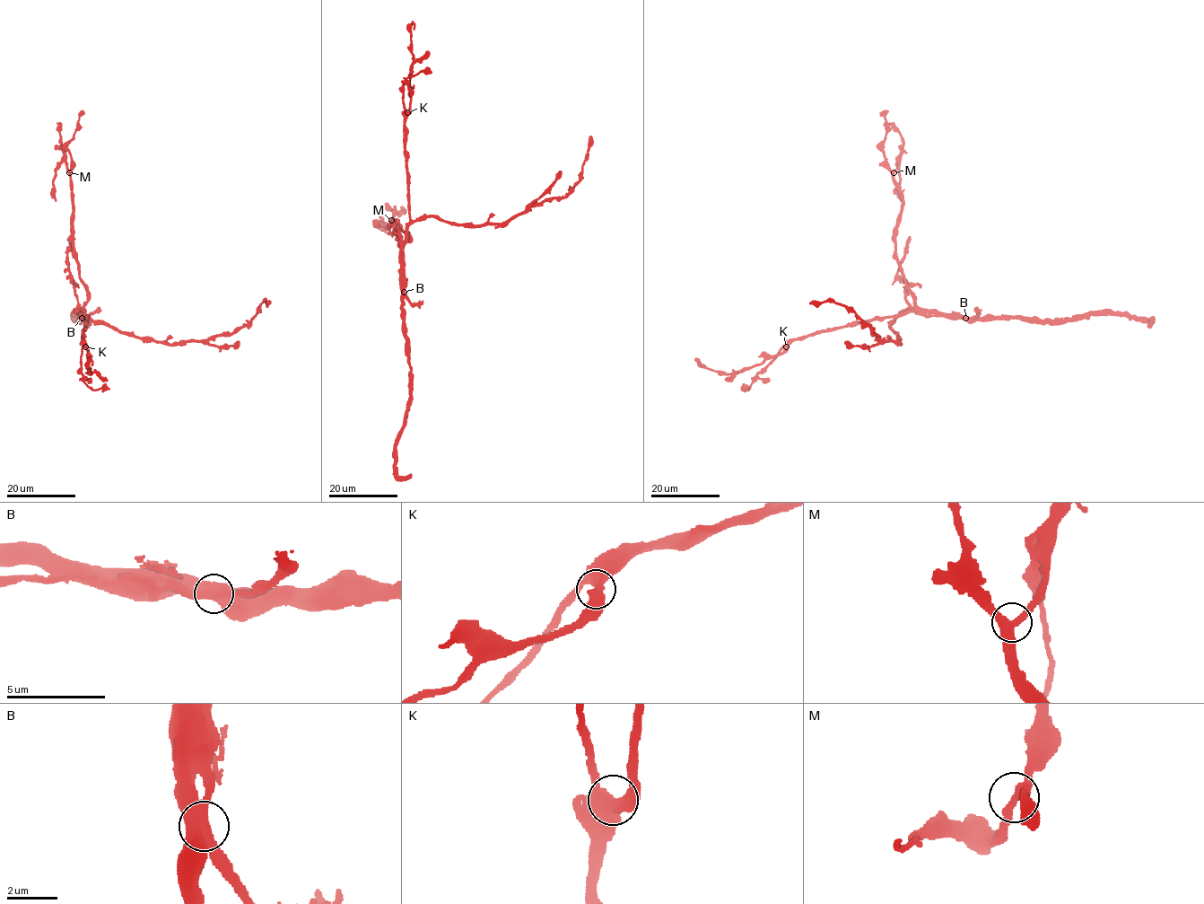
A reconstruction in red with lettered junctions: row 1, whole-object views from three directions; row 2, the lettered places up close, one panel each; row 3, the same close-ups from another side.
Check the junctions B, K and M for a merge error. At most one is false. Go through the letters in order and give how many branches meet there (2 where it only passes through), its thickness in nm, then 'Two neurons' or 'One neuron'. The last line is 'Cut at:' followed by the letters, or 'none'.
B: Branches: 3. Thickness 550 nm. Two neurons
K: Branches: 3. Thickness 440 nm. One neuron
M: Branches: 3. Thickness 360 nm. One neuron
Cut at: B

